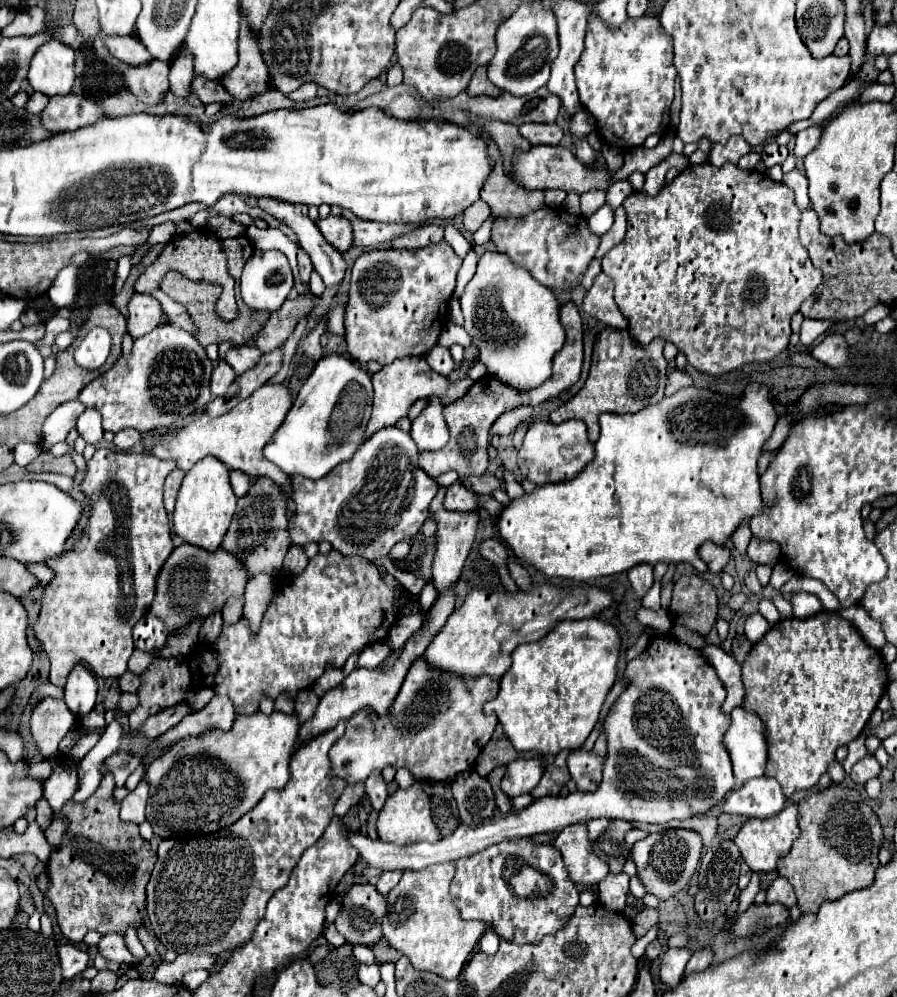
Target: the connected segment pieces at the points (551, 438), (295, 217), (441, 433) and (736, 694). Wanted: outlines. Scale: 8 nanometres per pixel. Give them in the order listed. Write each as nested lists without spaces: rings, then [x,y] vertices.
[[[568,420],[562,424],[552,424],[552,422],[530,424],[524,436],[524,444],[518,450],[520,474],[530,482],[534,482],[536,486],[558,484],[576,478],[574,474],[580,474],[580,470],[584,470],[584,466],[590,464],[594,456],[594,444],[588,440],[586,430],[588,428],[580,420]]]
[[[246,198],[246,200],[250,204],[264,208],[280,222],[286,222],[288,226],[292,226],[292,230],[298,234],[300,248],[312,258],[314,270],[322,276],[326,288],[338,288],[342,284],[342,278],[346,272],[346,262],[344,262],[342,254],[336,252],[326,242],[326,238],[320,234],[318,226],[300,212],[300,206],[272,200],[272,198],[258,198],[258,200]]]
[[[432,396],[426,408],[420,412],[416,420],[412,420],[410,436],[416,442],[418,450],[440,450],[448,442],[448,426],[442,416],[440,398]]]
[[[708,644],[702,650],[702,654],[714,666],[718,678],[722,680],[724,688],[728,690],[728,696],[722,704],[722,710],[732,712],[736,706],[742,706],[744,686],[742,686],[742,678],[740,678],[740,664],[734,660],[734,656],[724,652],[720,646],[712,646],[712,644]]]

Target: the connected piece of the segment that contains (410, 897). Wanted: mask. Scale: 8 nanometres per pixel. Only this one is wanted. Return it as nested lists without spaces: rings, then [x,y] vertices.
[[[448,862],[432,864],[424,870],[406,870],[402,880],[386,896],[388,912],[382,920],[384,938],[392,948],[408,956],[416,970],[430,970],[448,980],[454,980],[462,974],[468,956],[474,952],[476,944],[488,928],[486,922],[460,920],[458,908],[450,898],[454,872],[454,864]]]

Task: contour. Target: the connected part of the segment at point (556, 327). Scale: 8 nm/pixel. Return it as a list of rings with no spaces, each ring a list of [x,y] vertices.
[[[484,252],[478,260],[476,274],[464,288],[460,298],[464,328],[474,338],[474,344],[480,348],[480,362],[488,366],[488,374],[500,378],[504,384],[514,386],[516,390],[532,390],[540,386],[552,374],[552,358],[564,344],[564,328],[558,320],[558,302],[550,288],[540,284],[530,276],[528,270],[512,264],[512,260],[500,252]]]

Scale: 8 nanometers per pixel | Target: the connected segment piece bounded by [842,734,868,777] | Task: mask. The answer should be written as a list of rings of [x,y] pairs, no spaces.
[[[860,734],[854,742],[848,744],[848,758],[842,762],[845,776],[849,776],[854,762],[858,762],[860,758],[864,758],[868,754],[866,746],[864,746],[864,734]]]

